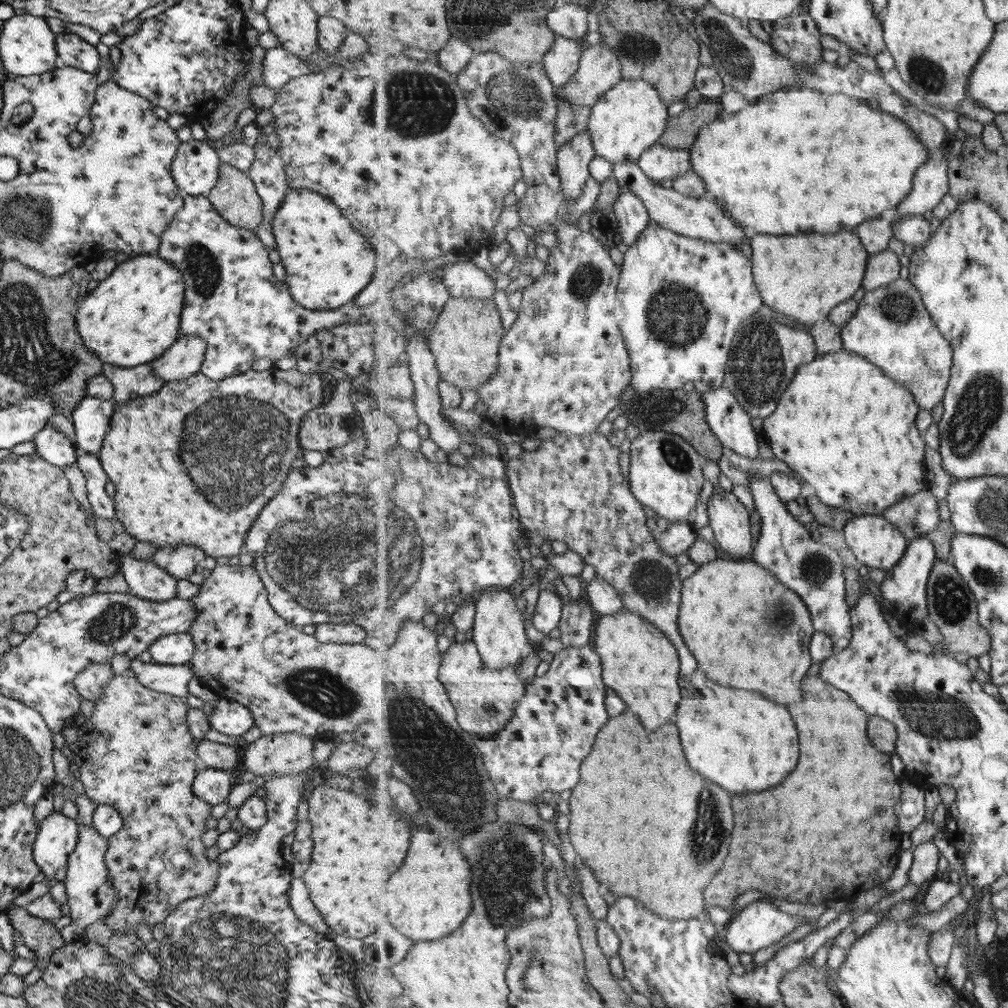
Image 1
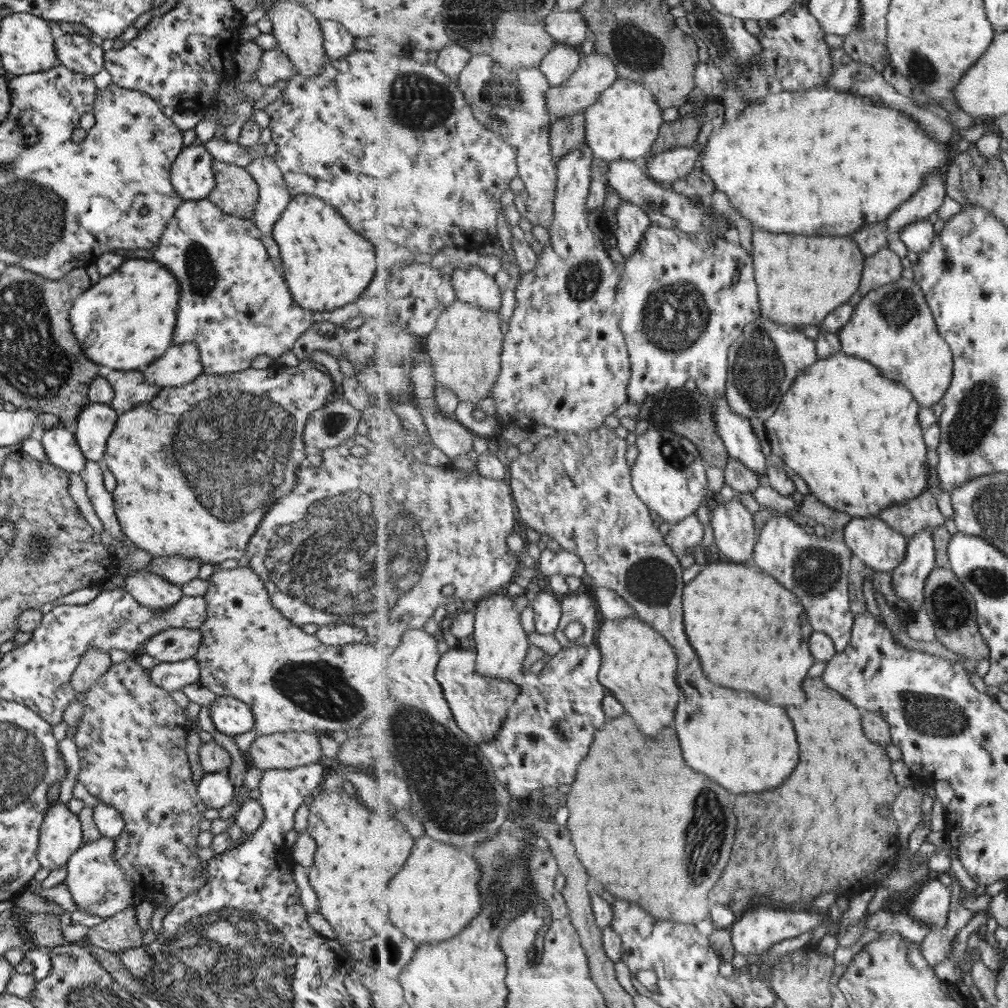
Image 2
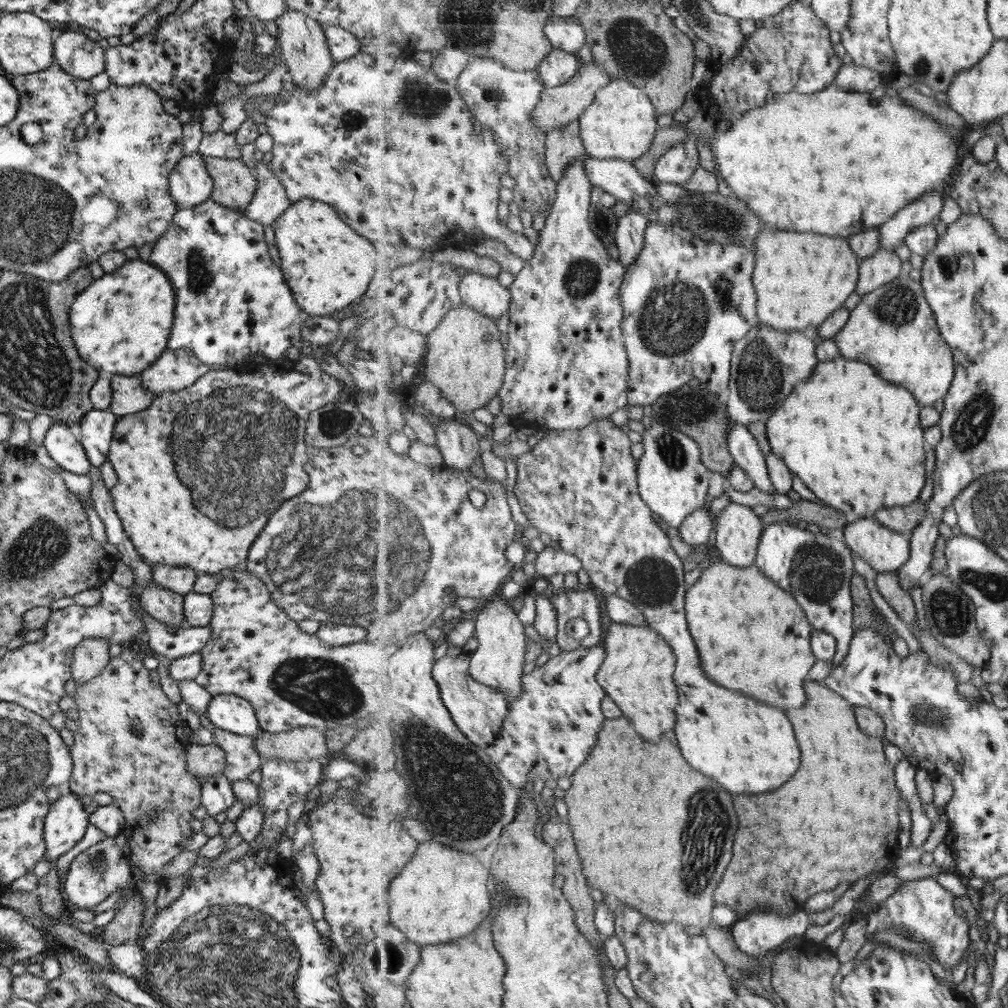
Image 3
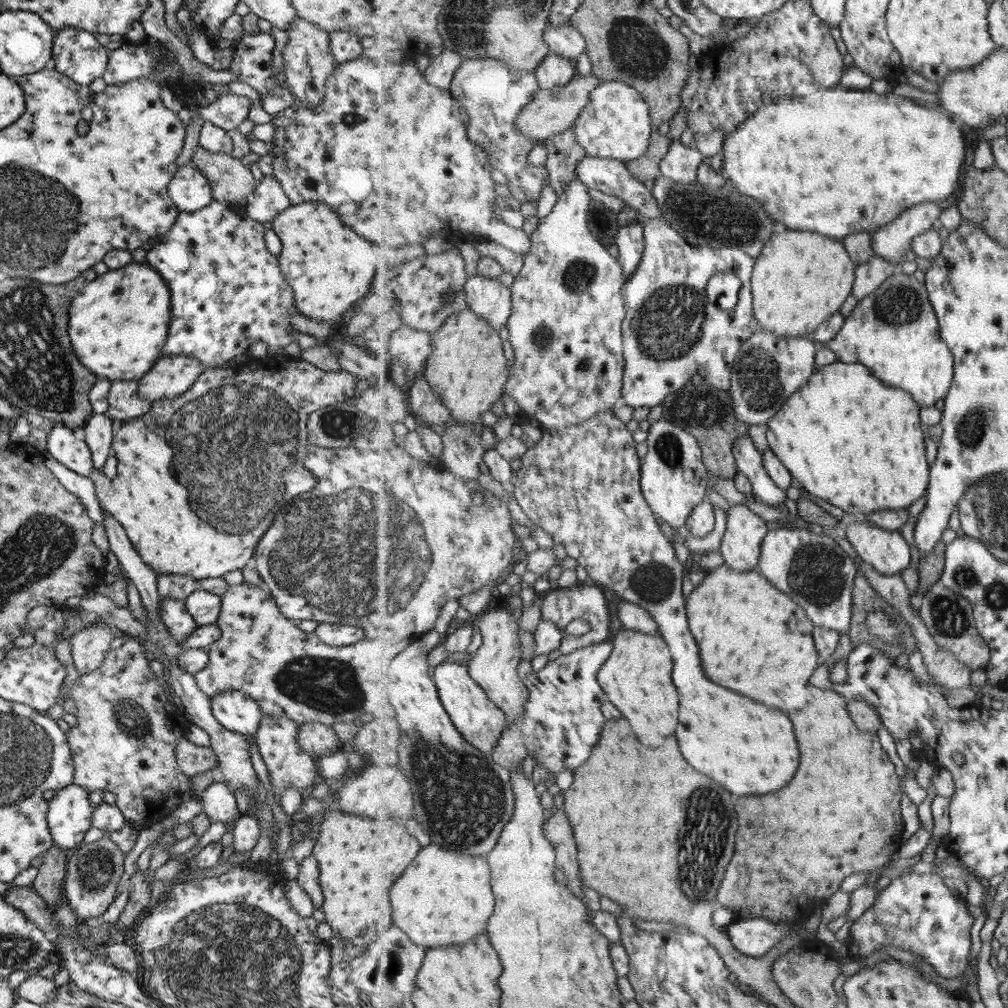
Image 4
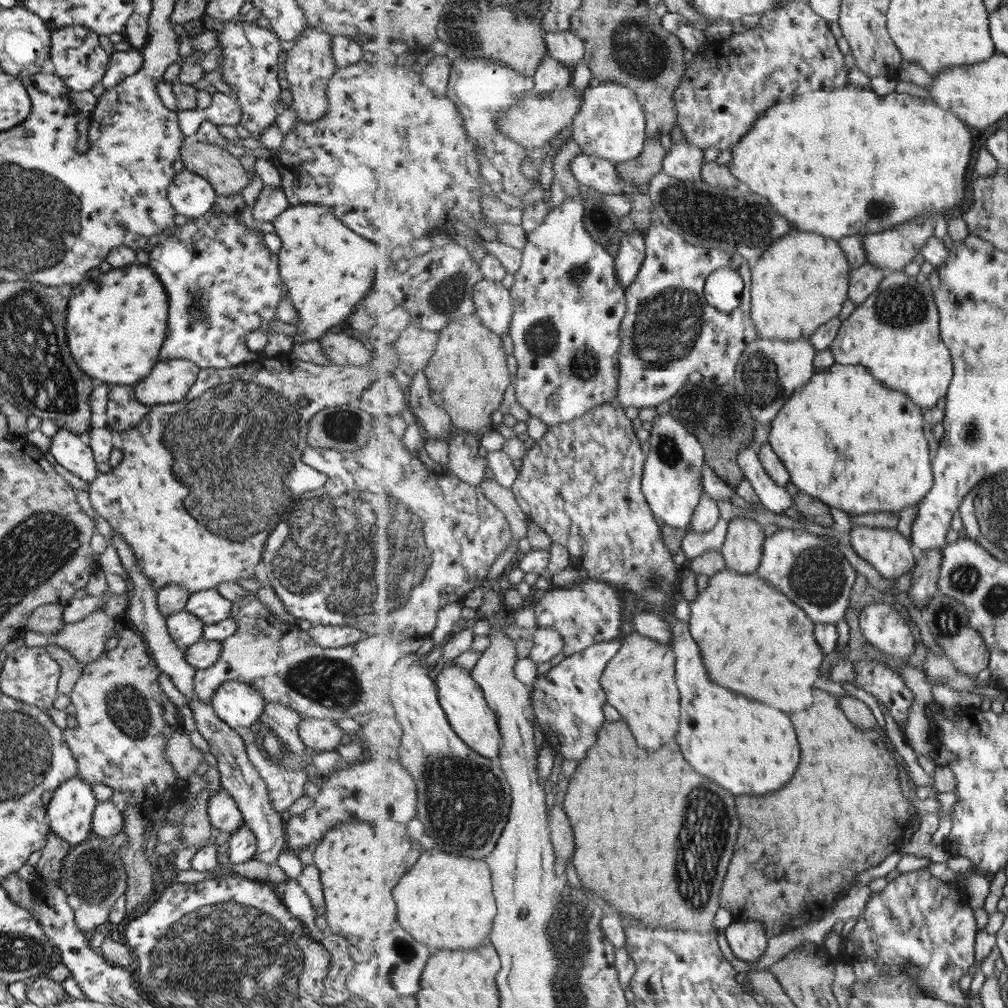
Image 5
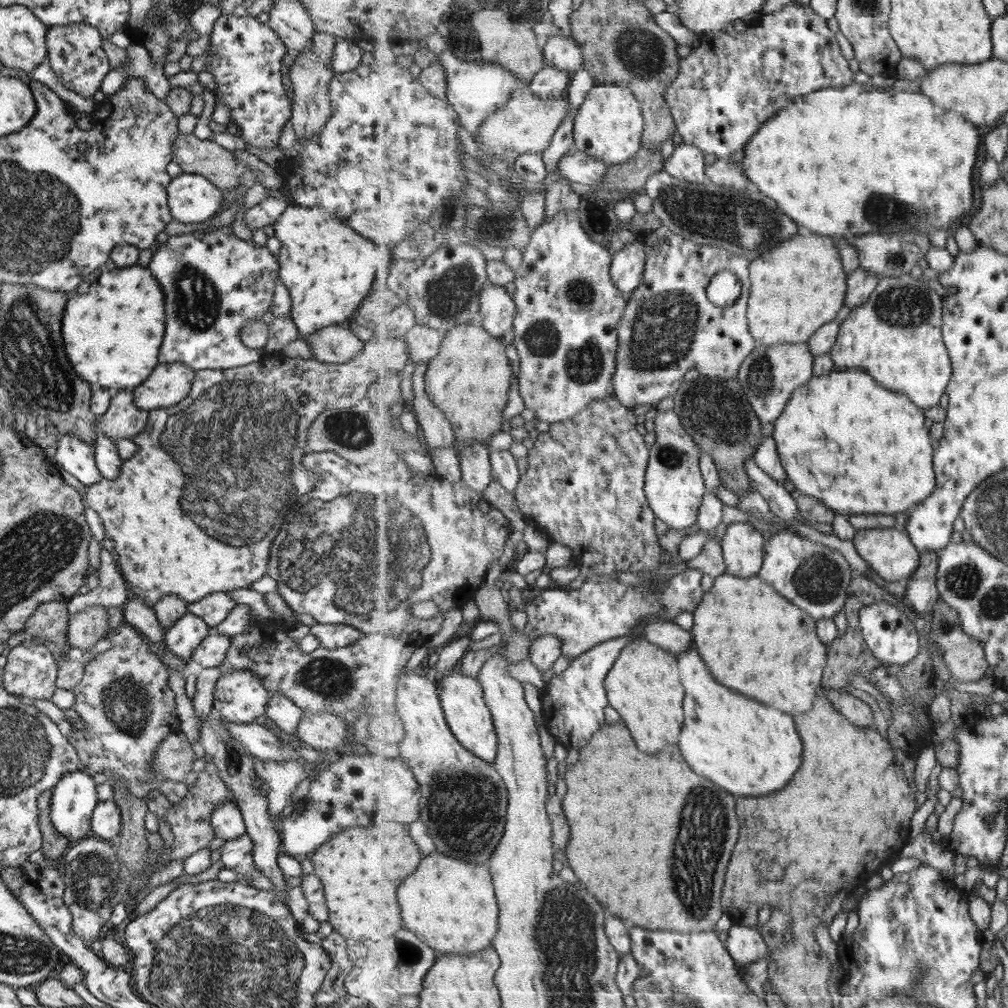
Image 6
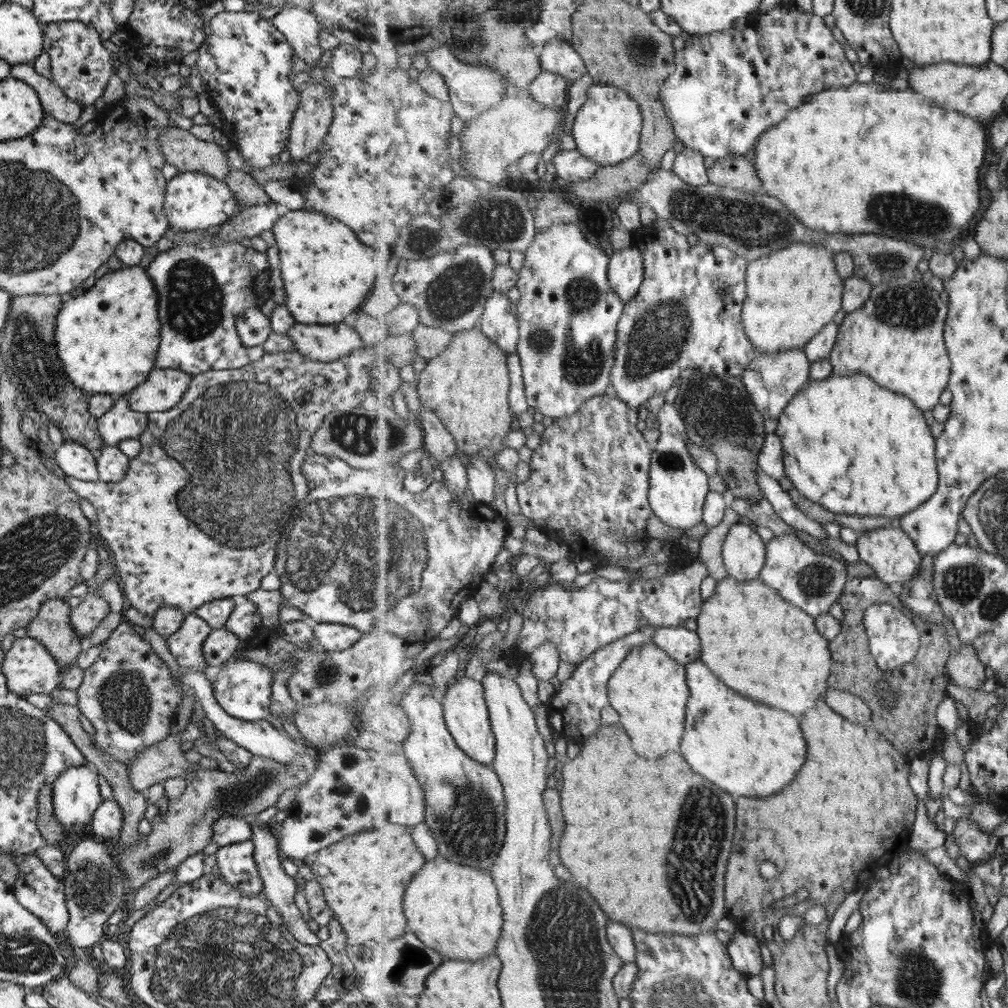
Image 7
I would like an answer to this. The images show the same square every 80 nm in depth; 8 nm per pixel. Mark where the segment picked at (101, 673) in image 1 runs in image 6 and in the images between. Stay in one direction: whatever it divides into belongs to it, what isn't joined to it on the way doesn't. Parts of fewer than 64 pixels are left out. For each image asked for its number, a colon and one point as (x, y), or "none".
2: (91, 665)
3: (90, 656)
4: (88, 647)
5: (85, 640)
6: (84, 629)

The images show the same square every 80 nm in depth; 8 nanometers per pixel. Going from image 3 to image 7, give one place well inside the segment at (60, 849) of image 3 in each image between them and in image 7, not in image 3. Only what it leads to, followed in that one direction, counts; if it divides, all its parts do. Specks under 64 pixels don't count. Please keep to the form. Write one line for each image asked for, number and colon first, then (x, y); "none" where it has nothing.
4: (68, 816)
5: (69, 810)
6: (73, 798)
7: (75, 791)

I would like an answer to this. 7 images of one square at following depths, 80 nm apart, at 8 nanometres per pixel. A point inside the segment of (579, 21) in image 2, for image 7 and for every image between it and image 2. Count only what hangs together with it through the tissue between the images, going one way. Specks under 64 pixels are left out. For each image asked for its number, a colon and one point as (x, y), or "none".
3: (565, 33)
4: (566, 41)
5: (566, 47)
6: (563, 53)
7: (559, 57)

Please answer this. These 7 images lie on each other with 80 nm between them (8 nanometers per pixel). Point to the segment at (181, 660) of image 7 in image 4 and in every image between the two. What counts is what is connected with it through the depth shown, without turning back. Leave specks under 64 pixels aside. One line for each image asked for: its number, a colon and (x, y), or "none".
4: (172, 613)
5: (184, 629)
6: (184, 635)

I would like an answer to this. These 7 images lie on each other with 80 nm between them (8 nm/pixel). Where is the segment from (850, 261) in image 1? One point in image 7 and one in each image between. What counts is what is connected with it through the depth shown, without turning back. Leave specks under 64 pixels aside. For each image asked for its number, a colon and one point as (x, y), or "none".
2: (802, 279)
3: (802, 278)
4: (802, 278)
5: (803, 282)
6: (796, 289)
7: (793, 294)

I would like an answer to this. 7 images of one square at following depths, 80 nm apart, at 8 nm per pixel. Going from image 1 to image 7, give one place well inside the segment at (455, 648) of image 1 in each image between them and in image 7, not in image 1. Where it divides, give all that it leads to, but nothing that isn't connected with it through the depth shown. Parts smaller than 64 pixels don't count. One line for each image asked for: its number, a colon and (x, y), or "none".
2: (481, 704)
3: (479, 710)
4: (481, 721)
5: (472, 717)
6: (462, 697)
7: (466, 710)

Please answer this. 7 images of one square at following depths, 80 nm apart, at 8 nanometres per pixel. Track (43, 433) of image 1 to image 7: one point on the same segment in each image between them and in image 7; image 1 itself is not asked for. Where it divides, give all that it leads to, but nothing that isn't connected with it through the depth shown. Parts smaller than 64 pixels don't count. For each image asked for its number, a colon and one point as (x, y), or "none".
2: (58, 443)
3: (66, 452)
4: (60, 444)
5: (66, 449)
6: (74, 458)
7: (76, 461)

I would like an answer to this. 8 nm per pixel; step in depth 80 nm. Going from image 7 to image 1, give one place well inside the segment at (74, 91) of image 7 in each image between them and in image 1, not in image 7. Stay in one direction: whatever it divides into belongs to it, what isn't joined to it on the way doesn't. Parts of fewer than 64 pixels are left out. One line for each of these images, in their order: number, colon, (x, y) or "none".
1: (71, 51)
2: (76, 53)
3: (73, 53)
4: (76, 54)
5: (74, 51)
6: (74, 53)

